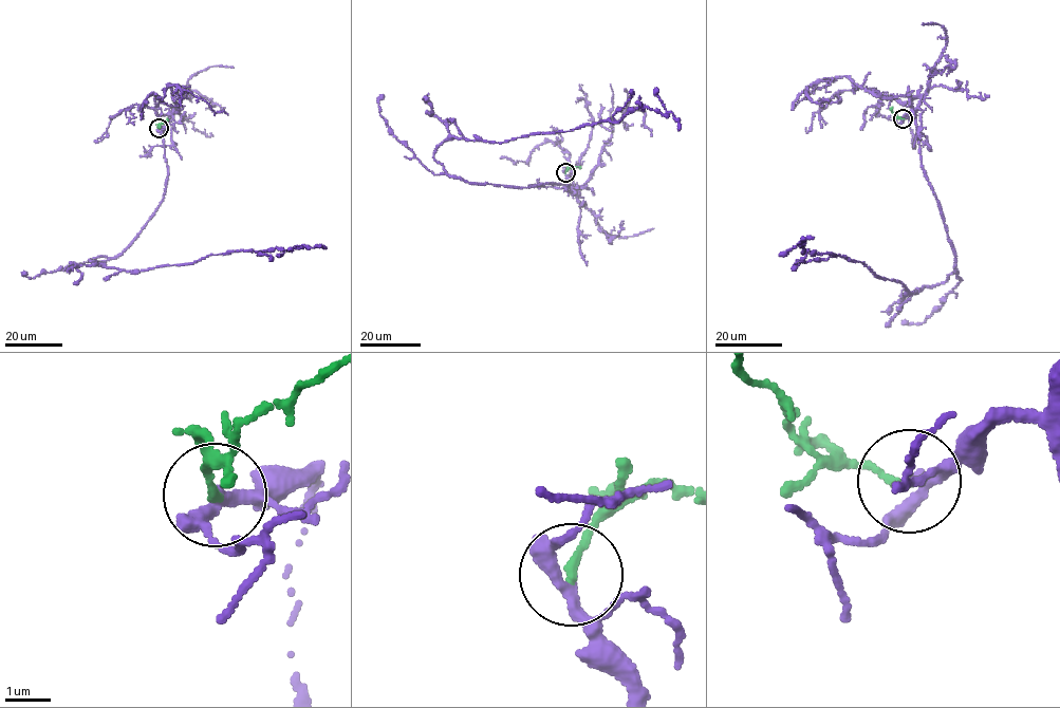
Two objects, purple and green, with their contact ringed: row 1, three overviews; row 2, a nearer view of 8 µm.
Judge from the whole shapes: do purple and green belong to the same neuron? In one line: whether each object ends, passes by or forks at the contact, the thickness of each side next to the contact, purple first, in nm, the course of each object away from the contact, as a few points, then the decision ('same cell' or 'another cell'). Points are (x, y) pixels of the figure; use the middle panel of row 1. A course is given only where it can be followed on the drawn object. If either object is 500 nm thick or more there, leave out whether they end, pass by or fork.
purple passes by | green ends | 240/170 nm | purple via (565, 172), (466, 182), (434, 153), (642, 105), (665, 115), (654, 87) | green via (565, 172), (571, 167), (579, 169) | same cell

